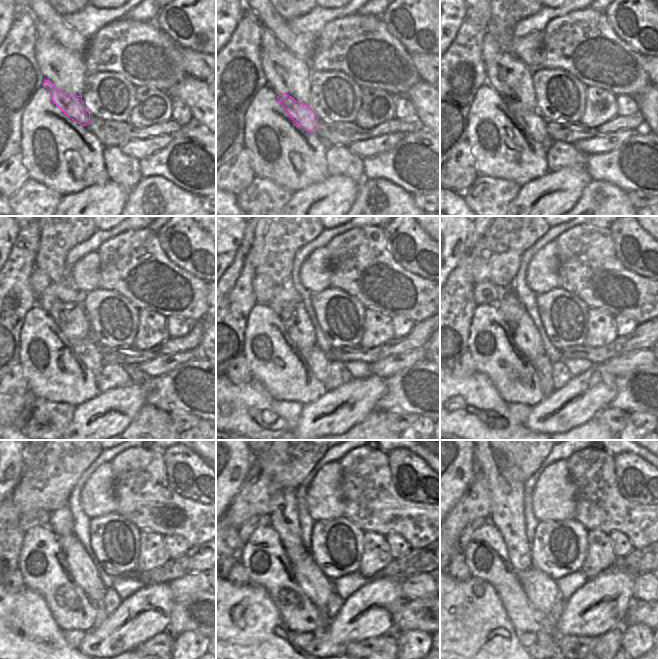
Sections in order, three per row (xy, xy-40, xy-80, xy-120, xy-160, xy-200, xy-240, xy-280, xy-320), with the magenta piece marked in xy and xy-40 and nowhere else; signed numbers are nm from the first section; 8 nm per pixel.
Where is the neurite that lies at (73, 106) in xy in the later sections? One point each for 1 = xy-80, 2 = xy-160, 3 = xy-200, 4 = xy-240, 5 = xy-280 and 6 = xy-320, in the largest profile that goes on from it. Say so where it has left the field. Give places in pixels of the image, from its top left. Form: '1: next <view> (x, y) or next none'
1: next xy-80 (532, 121)
2: next xy-160 (319, 363)
3: next xy-200 (543, 366)
4: next xy-240 (98, 605)
5: next xy-280 (325, 620)
6: next xy-320 (544, 640)

